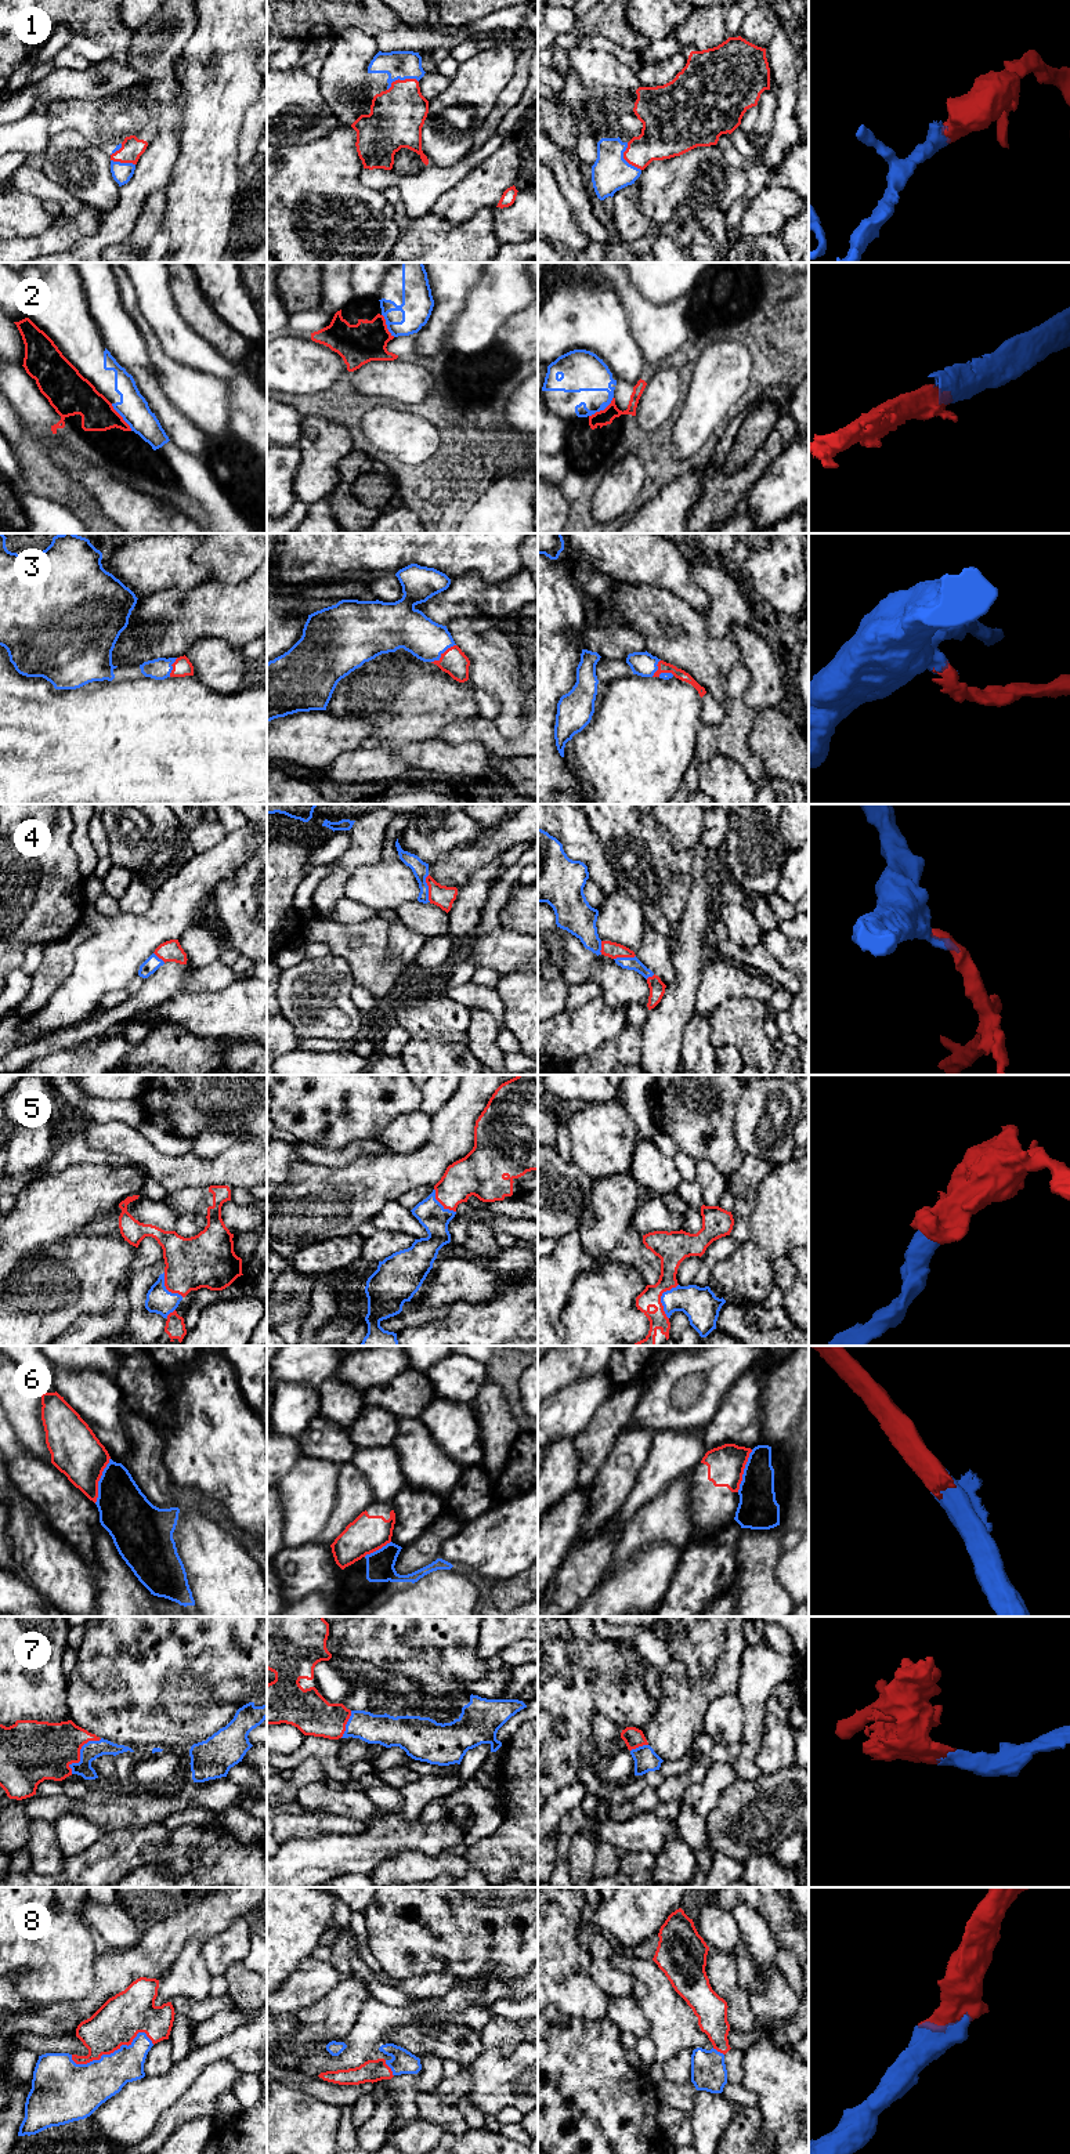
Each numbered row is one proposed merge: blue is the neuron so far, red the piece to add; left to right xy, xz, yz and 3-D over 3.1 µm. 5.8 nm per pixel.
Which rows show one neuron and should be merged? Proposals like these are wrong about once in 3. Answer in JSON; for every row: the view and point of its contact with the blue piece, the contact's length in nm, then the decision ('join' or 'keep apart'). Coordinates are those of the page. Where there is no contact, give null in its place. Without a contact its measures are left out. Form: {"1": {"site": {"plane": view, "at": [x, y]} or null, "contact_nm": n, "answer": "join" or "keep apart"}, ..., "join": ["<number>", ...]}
{"1": {"site": {"plane": "xz", "at": [401, 79]}, "contact_nm": 190, "answer": "join"}, "2": {"site": {"plane": "xy", "at": [122, 416]}, "contact_nm": 200, "answer": "keep apart"}, "3": {"site": {"plane": "xz", "at": [443, 652]}, "contact_nm": 180, "answer": "join"}, "4": {"site": {"plane": "xz", "at": [427, 889]}, "contact_nm": 160, "answer": "join"}, "5": {"site": {"plane": "yz", "at": [661, 1299]}, "contact_nm": 220, "answer": "join"}, "6": {"site": {"plane": "xy", "at": [100, 1480]}, "contact_nm": 280, "answer": "keep apart"}, "7": {"site": {"plane": "xy", "at": [80, 1752]}, "contact_nm": 280, "answer": "join"}, "8": {"site": {"plane": "xy", "at": [115, 2051]}, "contact_nm": 500, "answer": "join"}, "join": ["1", "3", "4", "5", "7", "8"]}

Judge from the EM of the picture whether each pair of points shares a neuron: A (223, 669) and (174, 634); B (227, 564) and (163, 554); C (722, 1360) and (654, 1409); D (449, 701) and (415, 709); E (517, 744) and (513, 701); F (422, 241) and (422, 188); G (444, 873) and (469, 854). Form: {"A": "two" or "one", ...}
{"A": "two", "B": "two", "C": "one", "D": "one", "E": "two", "F": "two", "G": "one"}

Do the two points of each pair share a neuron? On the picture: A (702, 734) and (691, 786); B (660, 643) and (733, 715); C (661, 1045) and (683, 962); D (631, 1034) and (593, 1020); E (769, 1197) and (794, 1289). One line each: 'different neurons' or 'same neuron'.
A: same neuron
B: different neurons
C: same neuron
D: different neurons
E: different neurons

